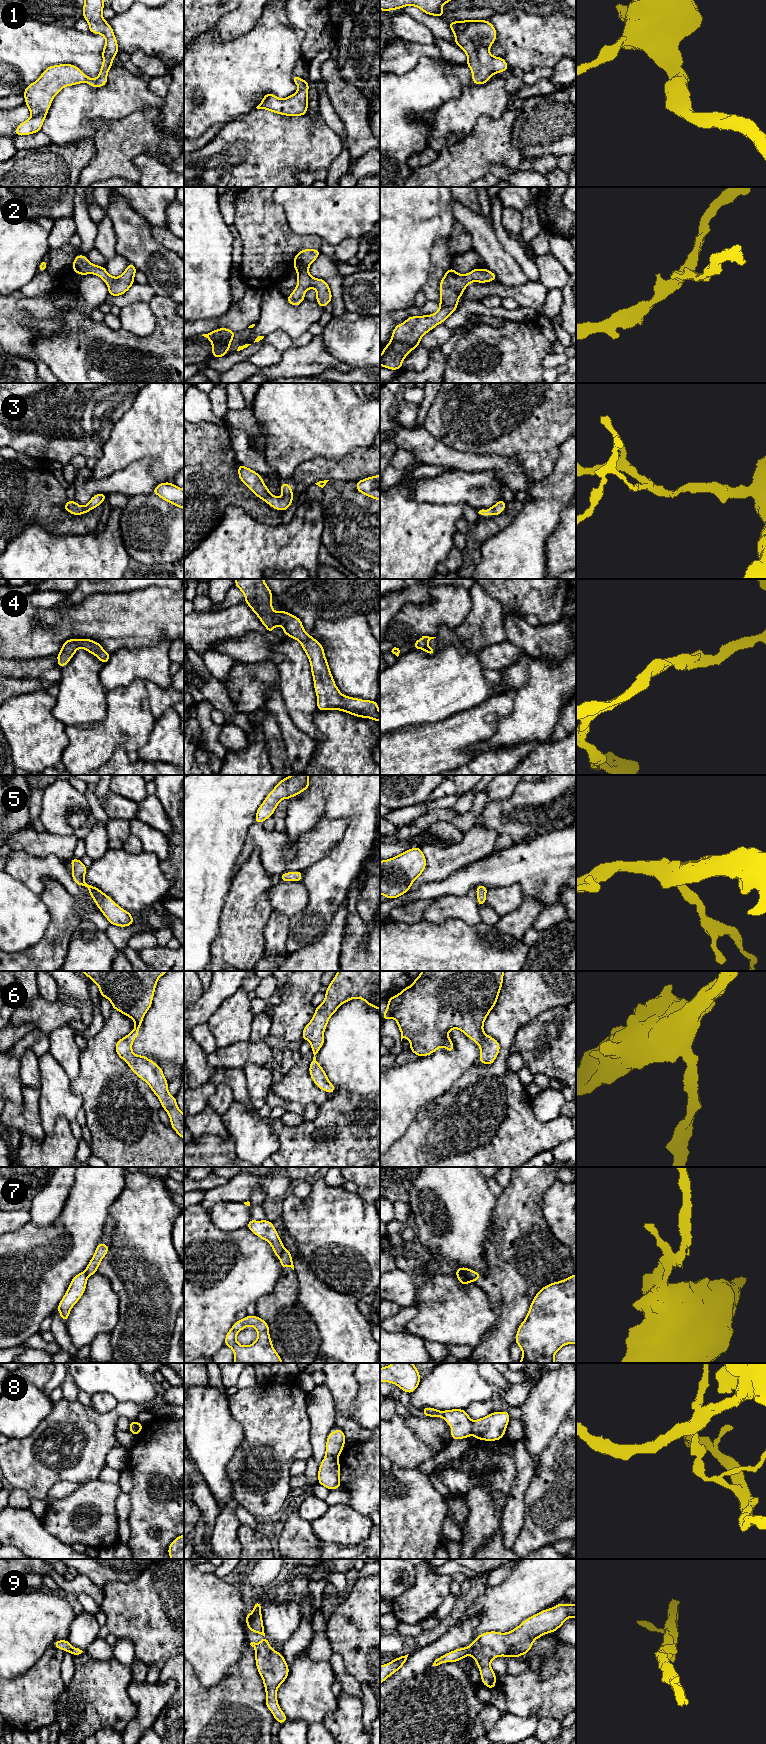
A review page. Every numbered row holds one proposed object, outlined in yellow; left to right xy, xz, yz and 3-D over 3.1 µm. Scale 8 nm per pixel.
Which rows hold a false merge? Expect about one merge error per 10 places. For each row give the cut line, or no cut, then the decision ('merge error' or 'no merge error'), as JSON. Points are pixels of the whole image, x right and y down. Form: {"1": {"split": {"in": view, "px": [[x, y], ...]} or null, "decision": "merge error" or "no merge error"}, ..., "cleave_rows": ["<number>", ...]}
{"1": {"split": null, "decision": "no merge error"}, "2": {"split": null, "decision": "no merge error"}, "3": {"split": null, "decision": "no merge error"}, "4": {"split": null, "decision": "no merge error"}, "5": {"split": null, "decision": "no merge error"}, "6": {"split": null, "decision": "no merge error"}, "7": {"split": {"in": "yz", "px": [[457, 1269], [472, 1281]]}, "decision": "merge error"}, "8": {"split": {"in": "yz", "px": [[471, 1421], [471, 1431], [473, 1433]]}, "decision": "merge error"}, "9": {"split": null, "decision": "no merge error"}, "cleave_rows": ["7", "8"]}

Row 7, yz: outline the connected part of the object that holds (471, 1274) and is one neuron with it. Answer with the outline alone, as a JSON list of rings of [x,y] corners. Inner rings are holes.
[[[459,1267],[457,1270],[466,1275],[472,1282],[476,1282],[482,1275],[482,1273],[478,1273],[467,1267]]]

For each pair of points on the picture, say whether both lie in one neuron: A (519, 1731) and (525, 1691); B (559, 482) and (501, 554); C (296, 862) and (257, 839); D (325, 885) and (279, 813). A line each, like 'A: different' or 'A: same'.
A: different
B: same
C: same
D: different

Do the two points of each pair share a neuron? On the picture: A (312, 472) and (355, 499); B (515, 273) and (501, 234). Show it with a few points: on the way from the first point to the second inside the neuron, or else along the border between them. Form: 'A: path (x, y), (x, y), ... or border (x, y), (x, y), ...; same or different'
A: border (329, 479), (353, 480); different
B: border (494, 232), (502, 247), (522, 270); different

